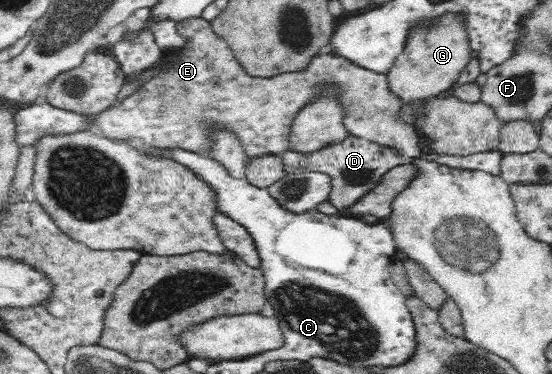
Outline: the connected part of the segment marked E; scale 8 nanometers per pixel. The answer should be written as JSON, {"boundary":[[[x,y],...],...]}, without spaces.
{"boundary":[[[199,16],[186,17],[175,25],[183,45],[163,49],[153,74],[139,94],[129,94],[84,121],[97,133],[111,139],[137,141],[147,150],[180,148],[204,153],[202,123],[205,118],[223,120],[233,128],[249,157],[264,153],[285,153],[291,125],[315,99],[332,97],[339,106],[340,125],[347,136],[365,138],[391,146],[417,159],[417,130],[401,123],[394,113],[401,106],[389,95],[385,74],[369,71],[343,54],[324,50],[305,71],[272,78],[249,77],[237,63],[226,43]]]}

